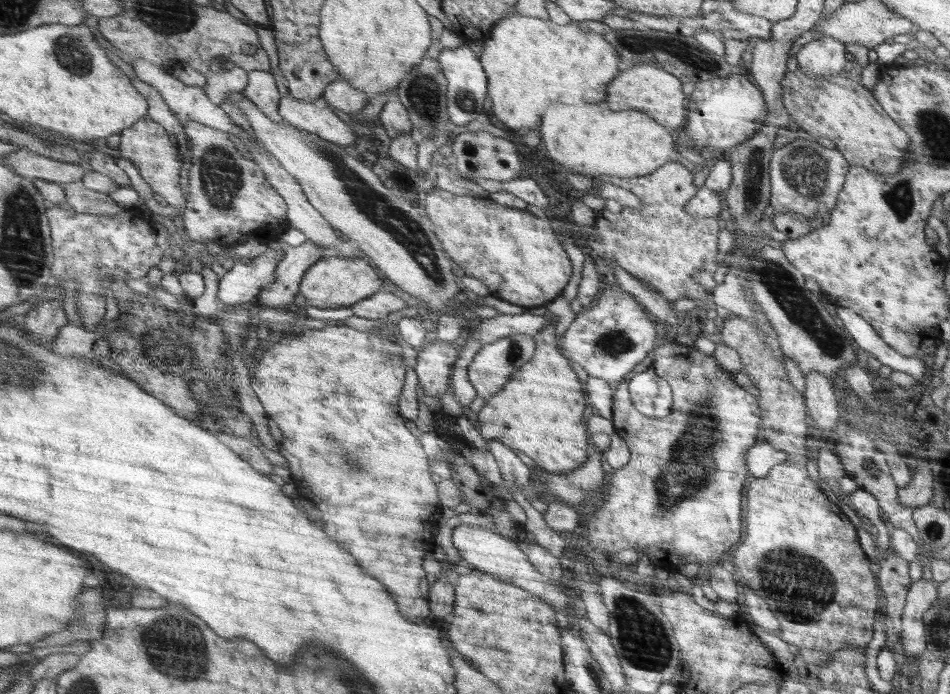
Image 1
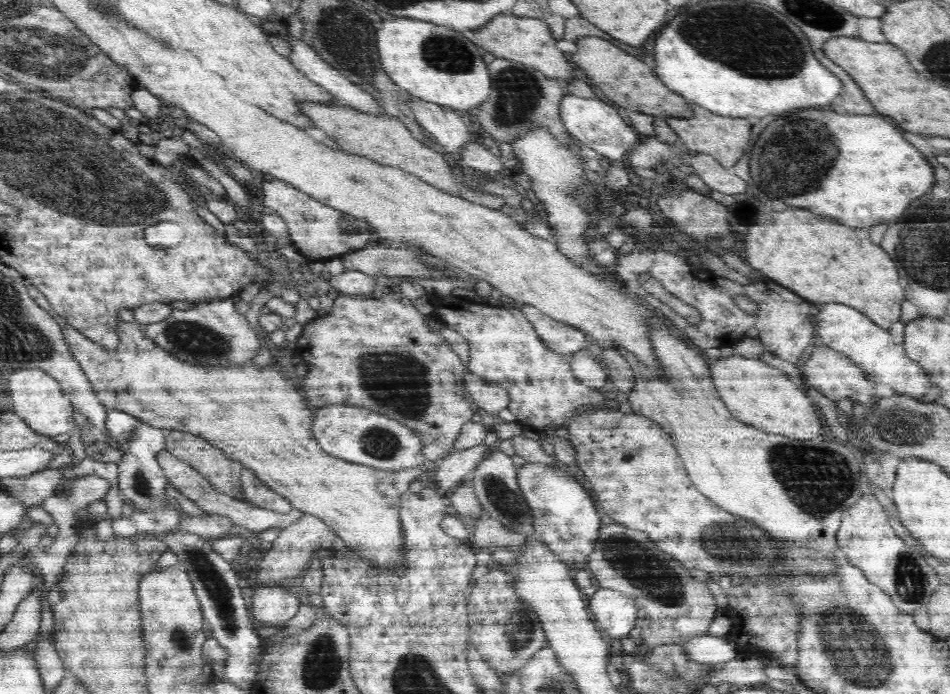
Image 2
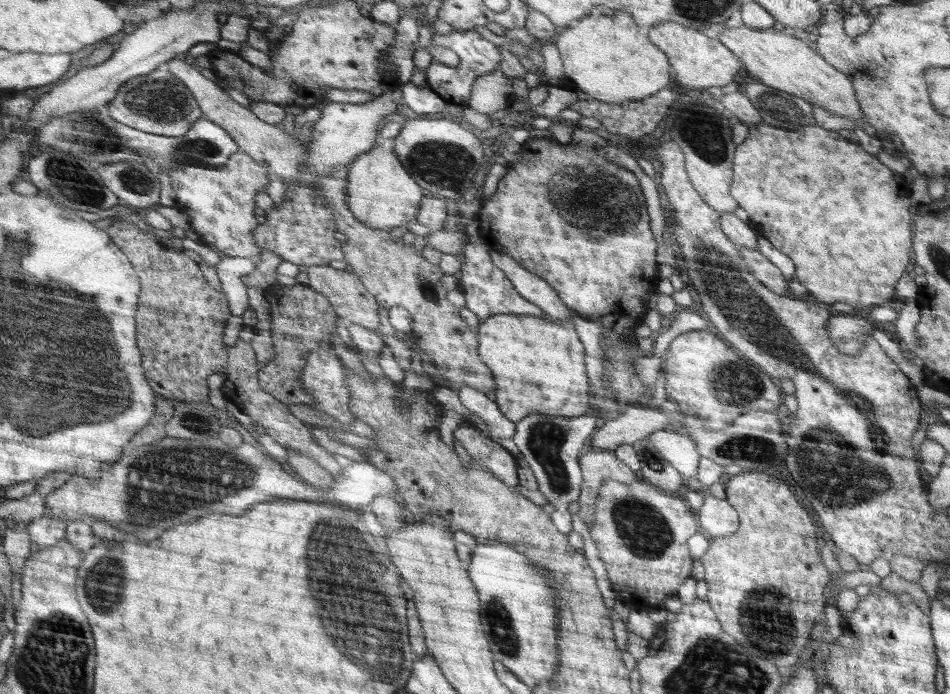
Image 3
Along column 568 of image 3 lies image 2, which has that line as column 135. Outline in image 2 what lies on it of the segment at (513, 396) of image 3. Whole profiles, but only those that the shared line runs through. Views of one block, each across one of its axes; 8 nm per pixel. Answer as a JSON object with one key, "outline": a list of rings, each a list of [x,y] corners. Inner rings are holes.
{"outline":[[[30,284],[28,290],[36,303],[48,311],[60,325],[69,350],[81,365],[82,371],[86,372],[86,377],[94,387],[95,396],[107,410],[130,414],[154,428],[194,433],[206,439],[230,460],[241,462],[245,468],[248,467],[255,477],[274,492],[286,497],[293,508],[325,521],[334,532],[337,532],[338,538],[346,548],[350,548],[358,558],[368,560],[370,564],[380,564],[376,566],[380,574],[382,568],[394,568],[394,564],[402,564],[400,500],[409,490],[409,485],[418,480],[429,465],[420,465],[396,473],[332,456],[318,446],[313,435],[310,405],[304,404],[304,398],[300,398],[298,394],[300,390],[296,390],[292,382],[284,380],[274,368],[260,370],[250,361],[244,365],[228,365],[224,368],[220,368],[222,365],[202,365],[200,362],[190,365],[190,362],[170,356],[170,352],[166,352],[162,346],[144,338],[143,326],[136,320],[132,322],[118,320],[116,329],[120,341],[118,349],[104,349],[102,345],[94,343],[70,326],[67,320],[54,310],[45,294]]]}

